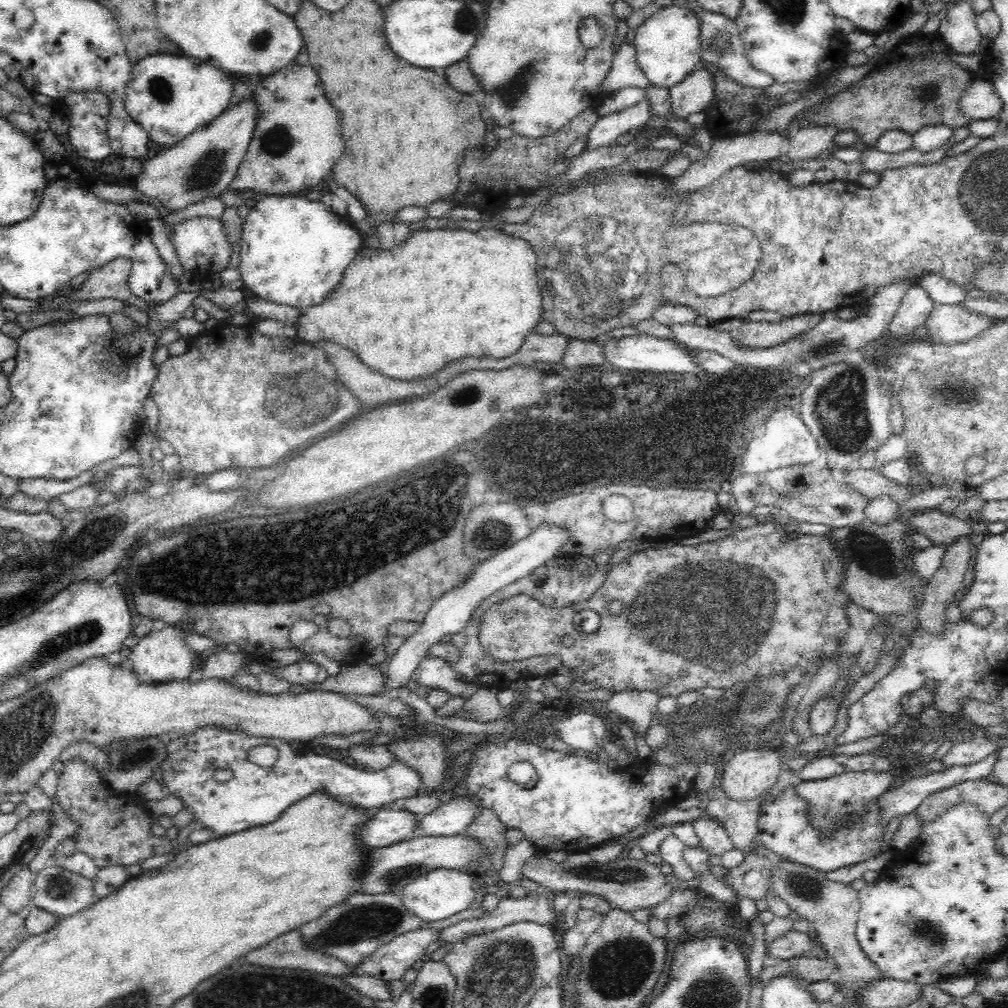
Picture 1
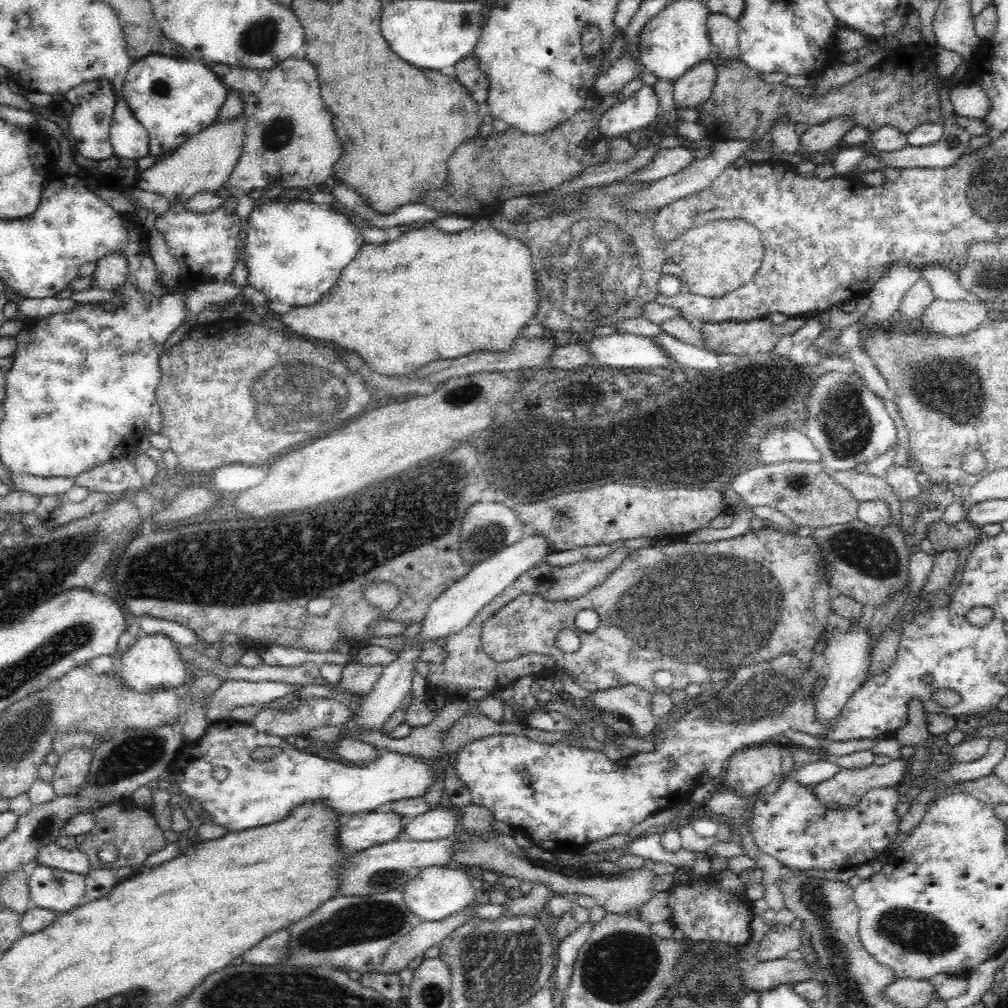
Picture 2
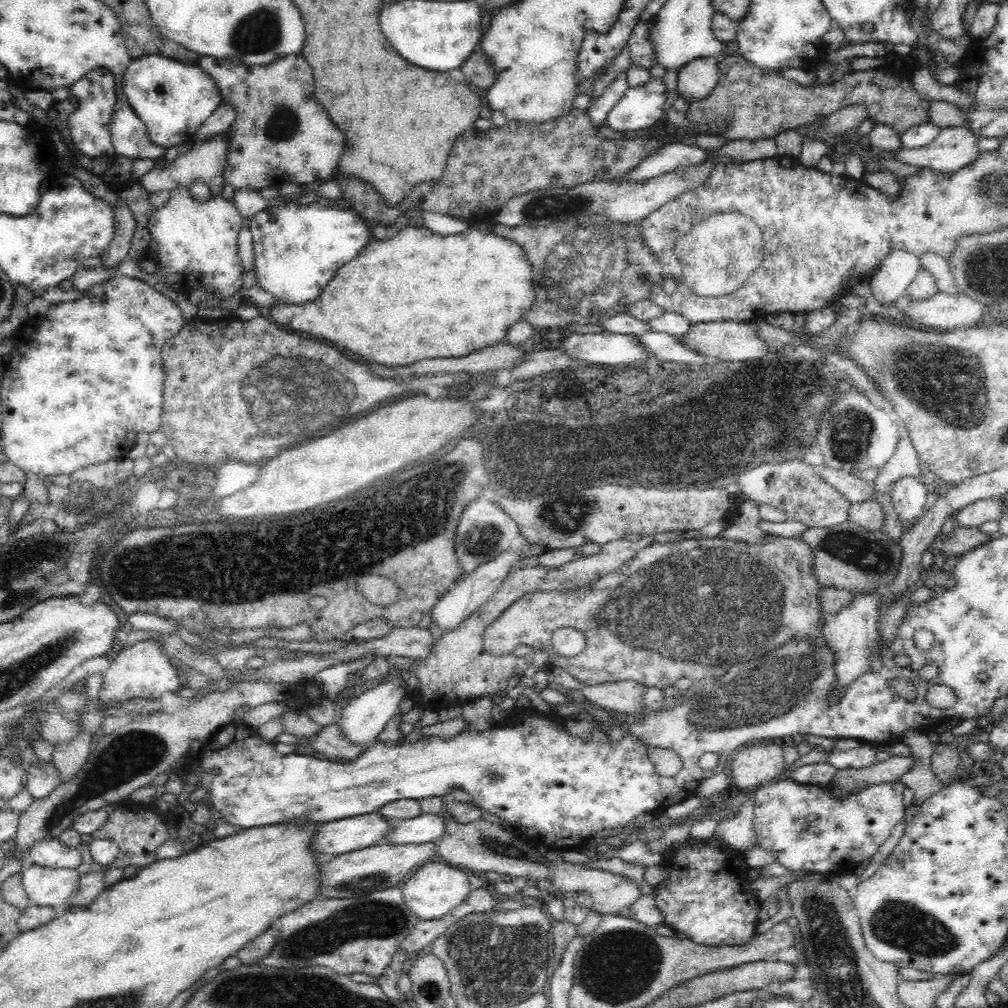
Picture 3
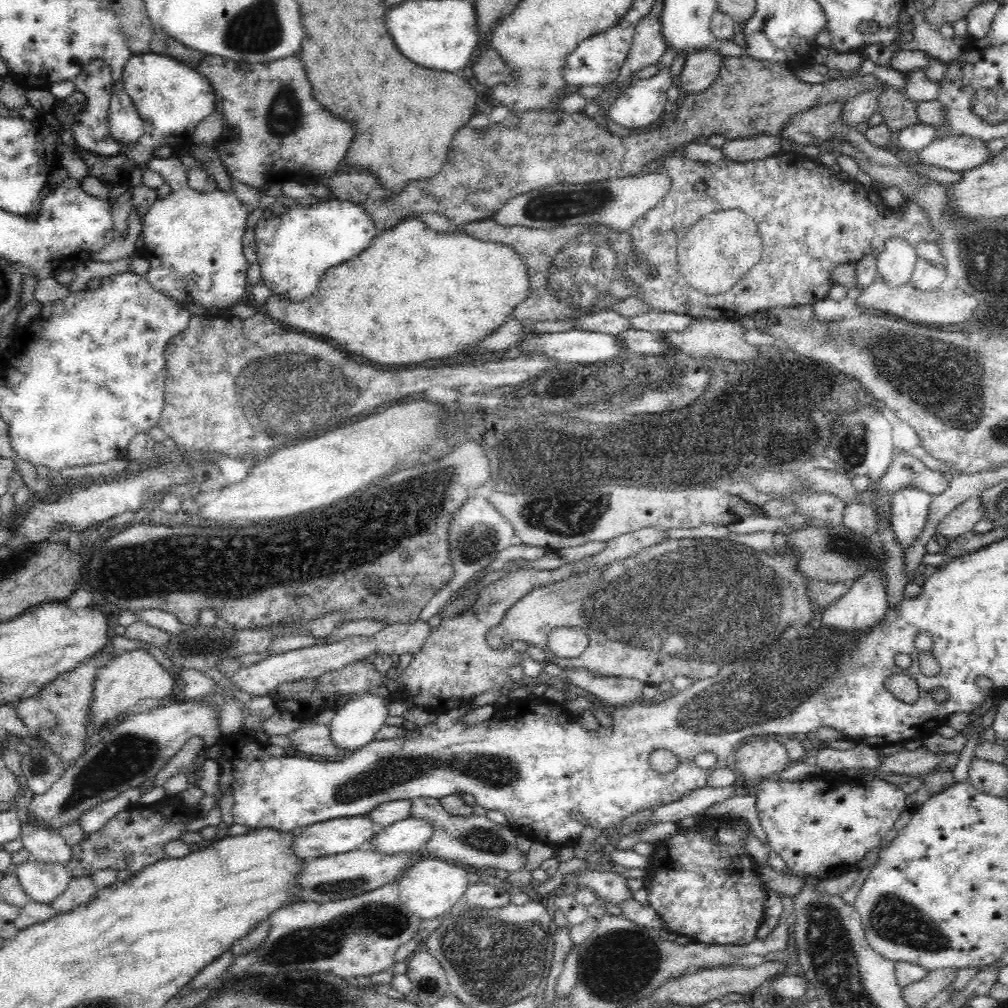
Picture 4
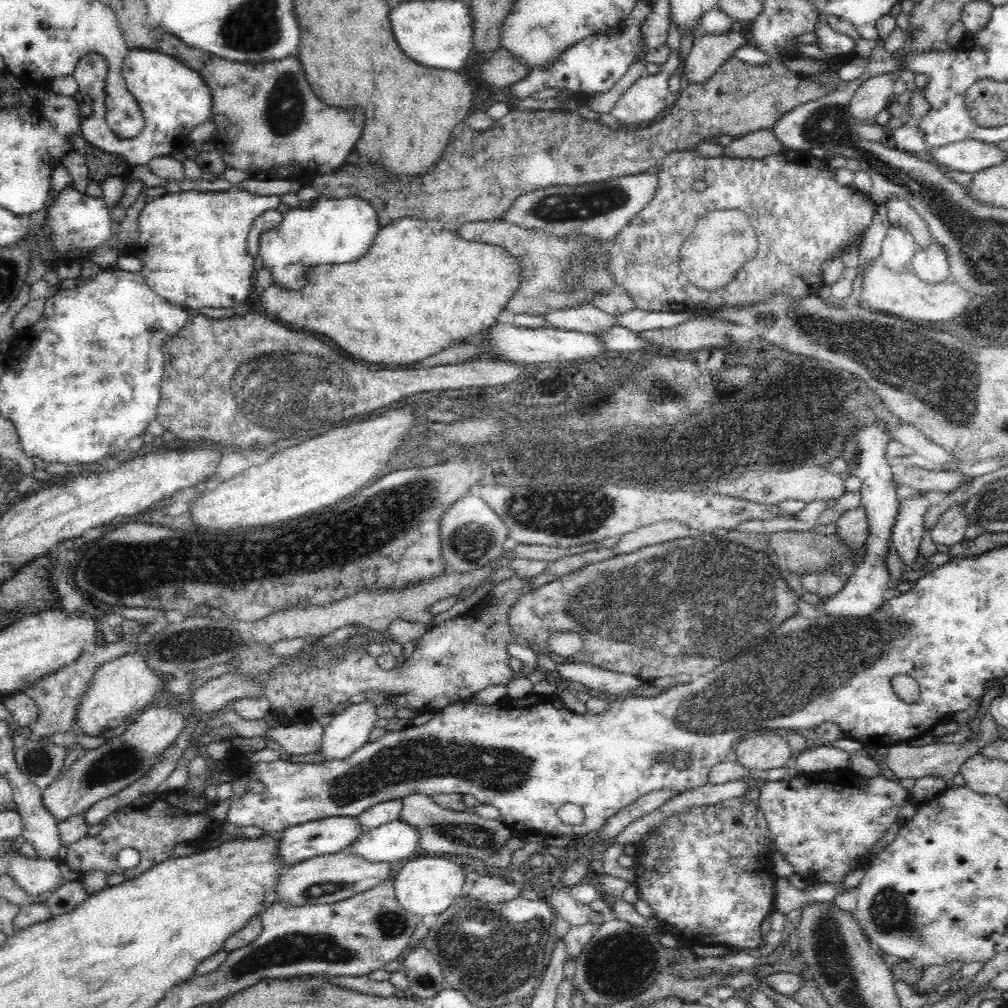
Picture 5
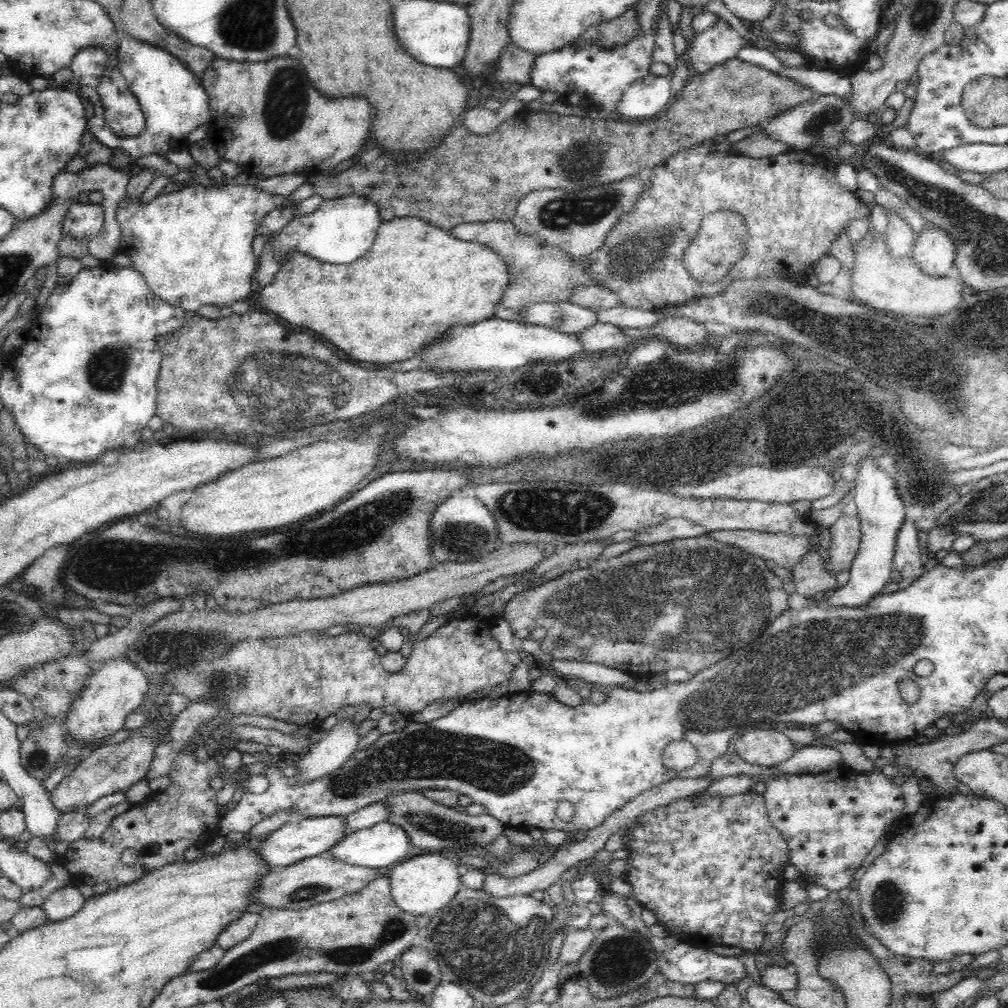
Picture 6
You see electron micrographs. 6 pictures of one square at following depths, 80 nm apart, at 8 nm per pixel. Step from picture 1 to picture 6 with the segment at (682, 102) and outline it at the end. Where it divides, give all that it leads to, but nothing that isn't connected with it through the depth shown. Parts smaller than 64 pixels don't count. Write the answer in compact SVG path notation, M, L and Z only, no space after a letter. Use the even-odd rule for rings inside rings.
M720 20L693 38L685 60L694 70L694 75L706 74L725 60L736 57L741 48L748 46L753 46L752 40L746 40L728 23Z

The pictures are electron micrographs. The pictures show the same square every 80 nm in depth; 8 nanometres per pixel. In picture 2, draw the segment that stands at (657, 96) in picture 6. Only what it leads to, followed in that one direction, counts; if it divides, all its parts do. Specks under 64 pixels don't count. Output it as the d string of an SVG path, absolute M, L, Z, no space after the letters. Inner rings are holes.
M644 85L633 98L616 103L597 120L597 140L625 138L632 130L648 126L658 114L658 98L651 86Z

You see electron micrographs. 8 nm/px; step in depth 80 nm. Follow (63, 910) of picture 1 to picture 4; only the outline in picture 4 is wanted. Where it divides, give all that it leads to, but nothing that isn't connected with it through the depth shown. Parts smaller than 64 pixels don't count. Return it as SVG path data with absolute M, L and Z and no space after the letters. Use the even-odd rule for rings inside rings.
M30 859L19 865L14 874L30 900L46 904L51 904L61 895L73 879L64 865L44 864Z

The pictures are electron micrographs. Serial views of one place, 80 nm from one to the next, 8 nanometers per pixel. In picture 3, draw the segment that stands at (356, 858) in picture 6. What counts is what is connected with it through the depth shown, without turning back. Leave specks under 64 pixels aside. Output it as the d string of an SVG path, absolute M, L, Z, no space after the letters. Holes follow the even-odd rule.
M422 813L413 819L395 821L385 842L422 844L435 842L445 833L445 822L439 814Z

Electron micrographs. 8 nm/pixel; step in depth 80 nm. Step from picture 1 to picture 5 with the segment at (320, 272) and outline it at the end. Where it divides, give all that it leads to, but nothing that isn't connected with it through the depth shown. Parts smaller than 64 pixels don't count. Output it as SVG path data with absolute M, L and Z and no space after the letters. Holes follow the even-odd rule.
M319 197L311 208L290 208L280 224L262 232L257 252L271 276L271 285L302 292L307 285L305 274L320 265L355 262L372 246L380 230L376 211L360 198L326 199Z

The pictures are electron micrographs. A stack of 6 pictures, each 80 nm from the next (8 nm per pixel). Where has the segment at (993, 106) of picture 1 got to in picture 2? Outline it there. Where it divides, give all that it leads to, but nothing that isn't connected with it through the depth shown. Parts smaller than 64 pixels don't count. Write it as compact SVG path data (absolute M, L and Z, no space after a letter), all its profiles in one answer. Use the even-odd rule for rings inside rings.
M973 80L952 88L950 100L953 104L954 114L964 118L985 119L991 109L988 95Z

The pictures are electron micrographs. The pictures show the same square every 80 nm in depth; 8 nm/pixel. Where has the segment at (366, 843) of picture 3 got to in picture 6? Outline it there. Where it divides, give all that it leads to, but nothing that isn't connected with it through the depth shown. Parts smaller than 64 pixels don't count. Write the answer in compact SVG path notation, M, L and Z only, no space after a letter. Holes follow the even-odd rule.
M318 817L293 820L283 824L280 828L270 833L266 842L260 846L260 857L266 864L275 867L287 867L306 858L326 854L335 844L350 832L347 832L345 817Z

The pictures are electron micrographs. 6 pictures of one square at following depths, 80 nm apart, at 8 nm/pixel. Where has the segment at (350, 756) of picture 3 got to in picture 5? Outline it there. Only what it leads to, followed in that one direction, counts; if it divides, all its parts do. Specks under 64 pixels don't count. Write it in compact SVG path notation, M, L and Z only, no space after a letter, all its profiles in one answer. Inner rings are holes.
M316 721L297 723L288 728L272 730L266 739L278 742L281 749L294 756L320 754L324 730Z

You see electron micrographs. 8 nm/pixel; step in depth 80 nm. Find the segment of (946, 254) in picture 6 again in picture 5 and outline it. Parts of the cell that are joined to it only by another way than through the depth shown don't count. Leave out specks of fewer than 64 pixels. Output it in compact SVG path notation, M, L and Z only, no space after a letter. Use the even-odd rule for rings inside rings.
M933 243L928 250L917 247L912 269L916 277L926 285L944 283L949 274L947 255L942 246Z

